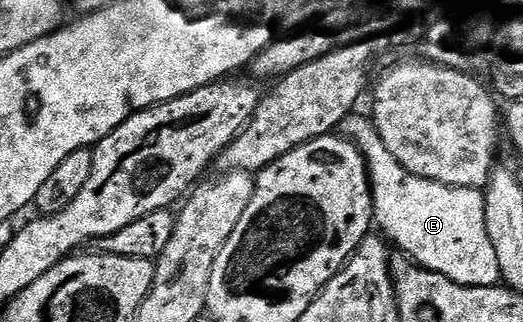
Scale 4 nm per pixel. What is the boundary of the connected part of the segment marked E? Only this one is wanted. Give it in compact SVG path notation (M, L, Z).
M360 112L349 114L342 127L343 137L355 144L362 152L368 164L368 181L372 183L372 213L379 233L389 243L396 242L395 249L413 258L419 266L430 272L438 272L450 280L463 286L494 286L501 281L498 268L498 256L490 244L490 235L486 232L486 212L484 211L484 195L476 188L447 186L434 180L419 178L408 174L394 156L390 156L390 148L382 144L382 136L378 136L376 125L371 117L360 115Z

